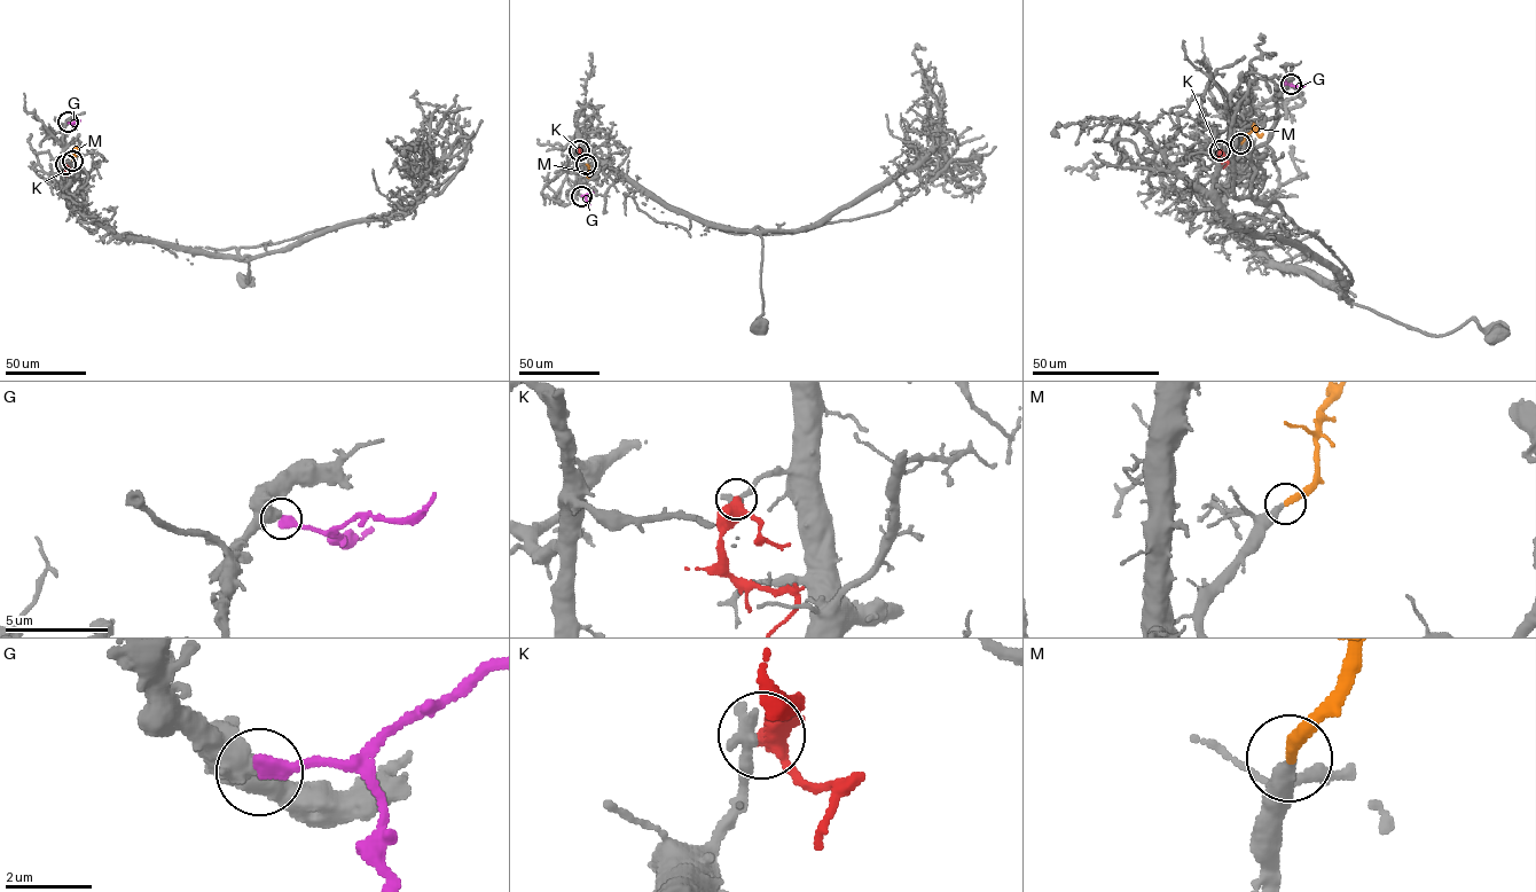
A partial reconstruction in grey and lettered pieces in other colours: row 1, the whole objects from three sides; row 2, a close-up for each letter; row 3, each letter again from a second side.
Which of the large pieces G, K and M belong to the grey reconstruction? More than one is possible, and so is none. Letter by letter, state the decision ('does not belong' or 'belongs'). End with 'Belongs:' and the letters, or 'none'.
G: does not belong
K: does not belong
M: belongs
Belongs: M

